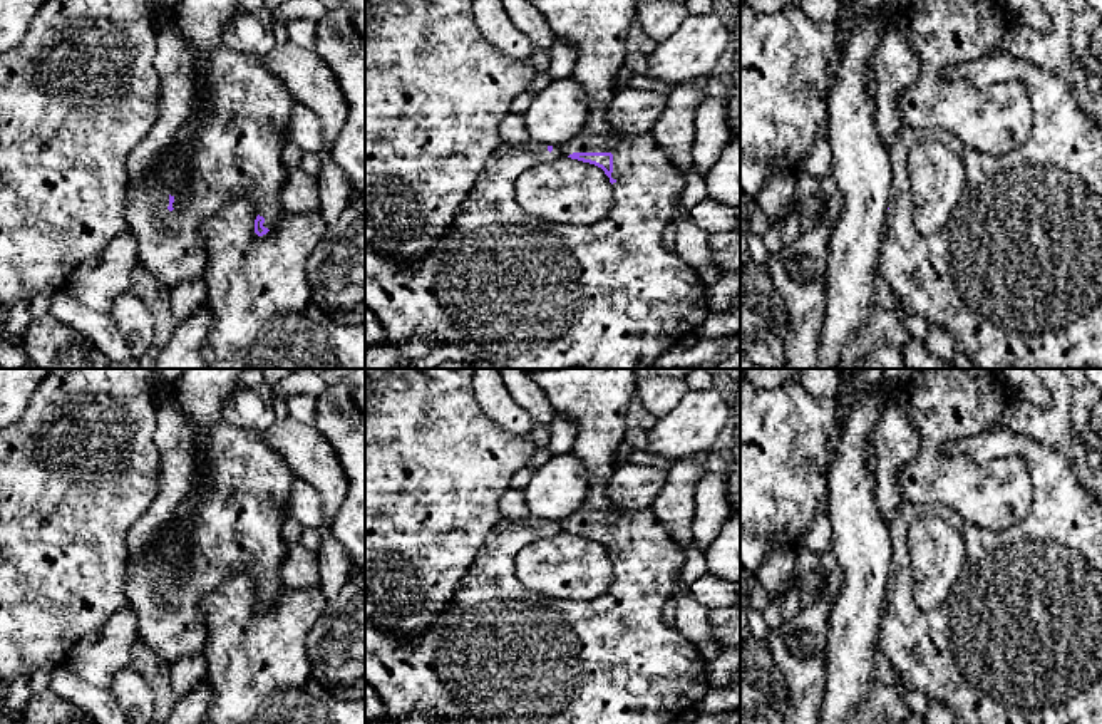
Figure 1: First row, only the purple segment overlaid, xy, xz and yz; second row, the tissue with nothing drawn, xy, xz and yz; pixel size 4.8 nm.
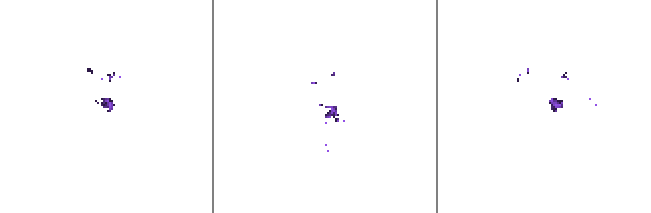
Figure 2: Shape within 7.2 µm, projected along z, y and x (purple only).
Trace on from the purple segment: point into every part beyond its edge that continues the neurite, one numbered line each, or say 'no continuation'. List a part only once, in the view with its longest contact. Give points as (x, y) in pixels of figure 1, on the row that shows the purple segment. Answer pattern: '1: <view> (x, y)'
1: xz (523, 292)

